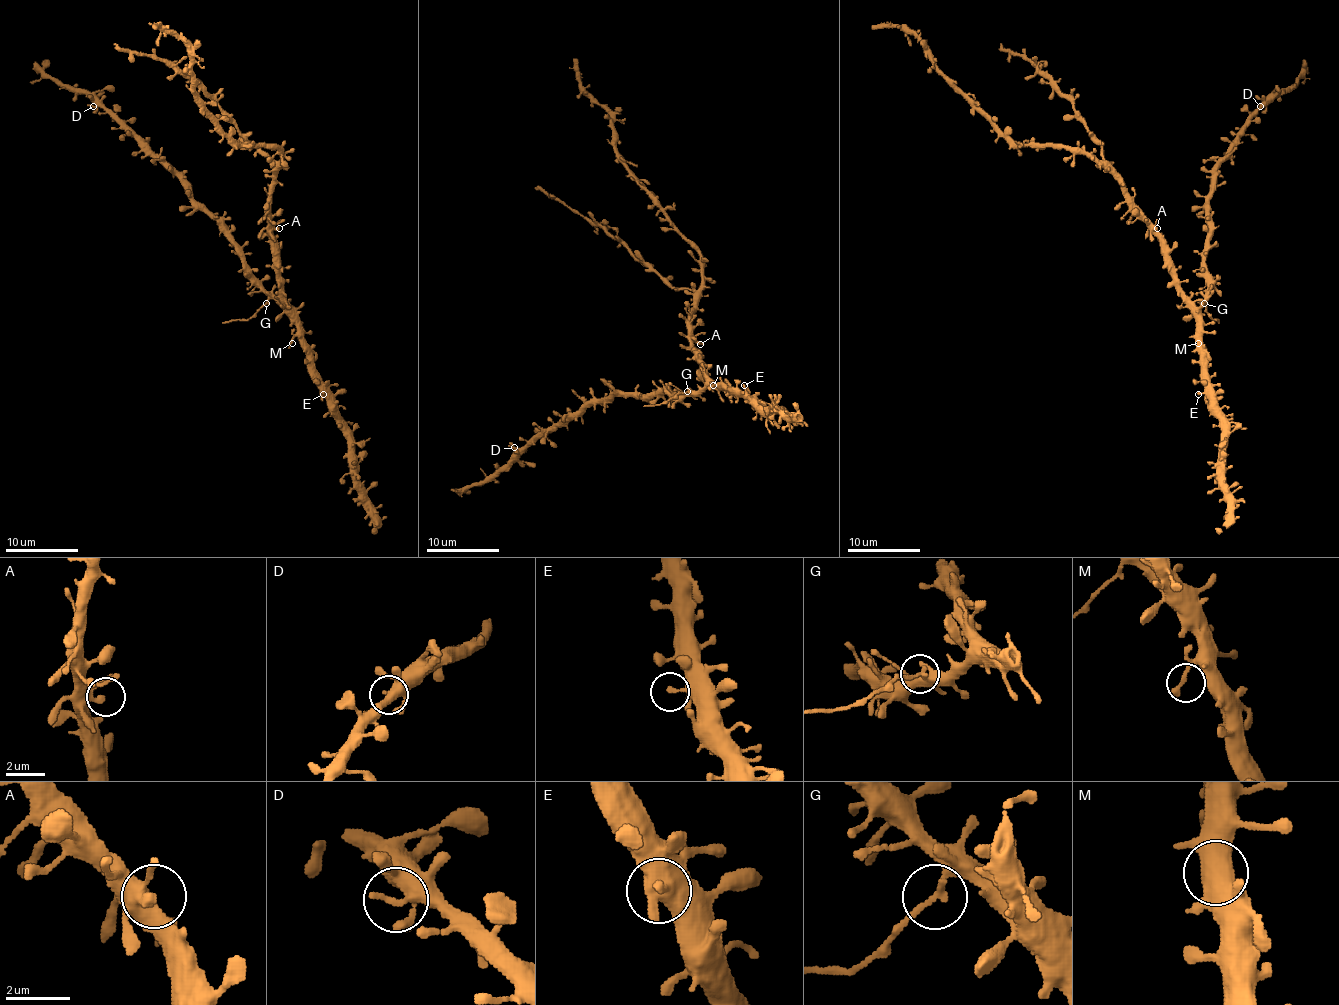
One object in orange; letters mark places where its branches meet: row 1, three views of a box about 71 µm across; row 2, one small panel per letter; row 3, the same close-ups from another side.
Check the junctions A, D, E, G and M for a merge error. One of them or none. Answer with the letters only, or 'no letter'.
G

